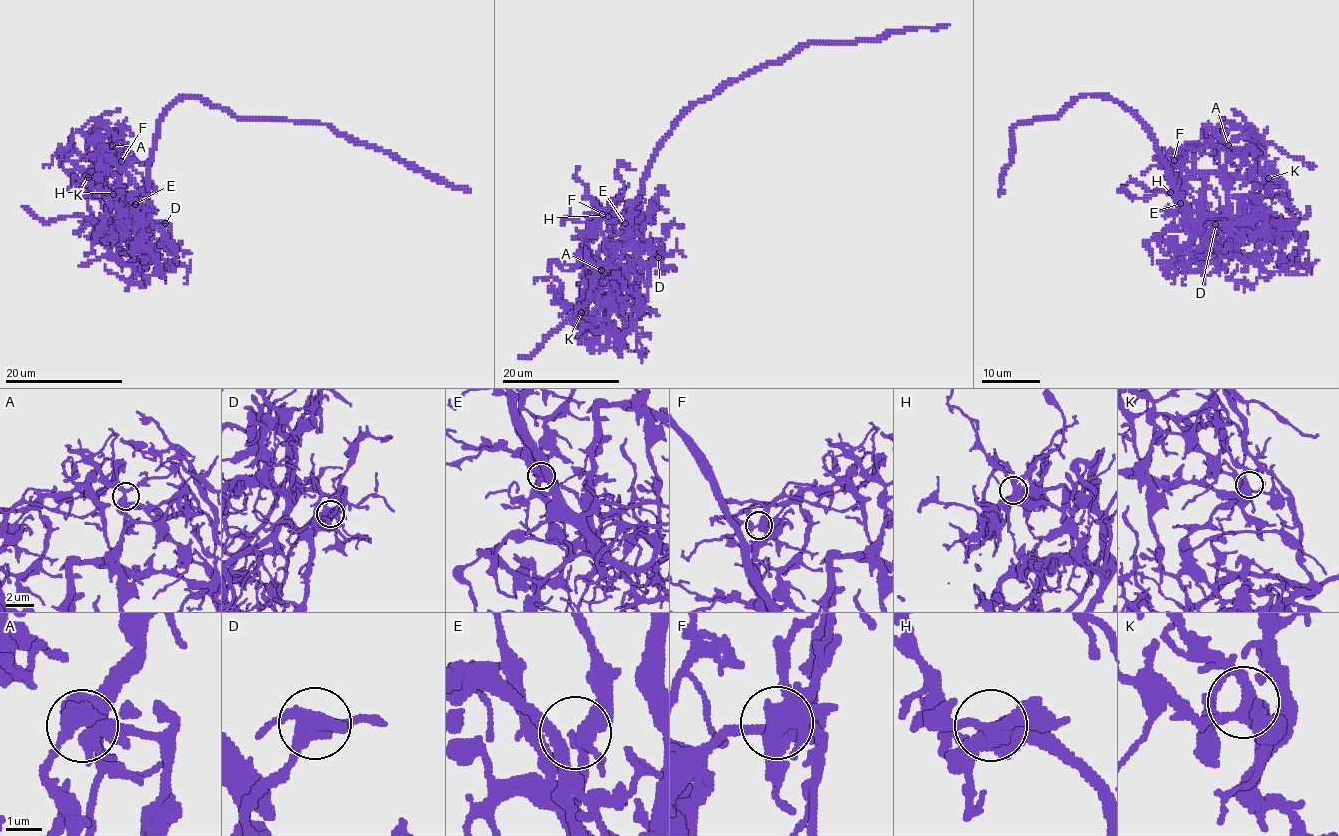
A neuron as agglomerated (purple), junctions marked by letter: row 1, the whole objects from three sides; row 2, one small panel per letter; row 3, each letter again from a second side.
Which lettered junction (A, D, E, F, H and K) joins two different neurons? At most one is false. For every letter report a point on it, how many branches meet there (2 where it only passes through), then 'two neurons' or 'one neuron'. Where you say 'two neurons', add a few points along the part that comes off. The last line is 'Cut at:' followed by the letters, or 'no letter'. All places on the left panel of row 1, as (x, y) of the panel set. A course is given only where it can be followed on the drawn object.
A: at (112, 145); 4 branches meet; one neuron
D: at (165, 223); 4 branches meet; one neuron
E: at (135, 204); 4 branches meet; one neuron
F: at (121, 161); 4 branches meet; one neuron
H: at (113, 194); 4 branches meet; one neuron
K: at (88, 177); 4 branches meet; one neuron
Cut at: no letter

